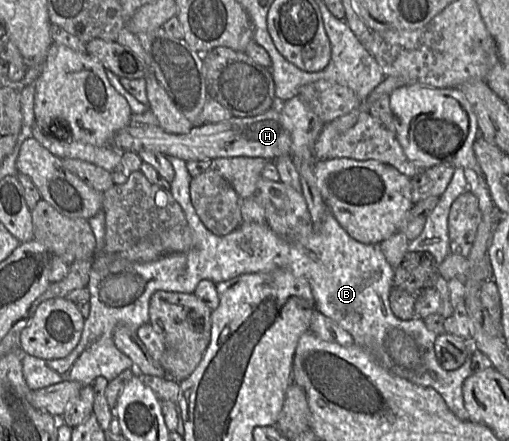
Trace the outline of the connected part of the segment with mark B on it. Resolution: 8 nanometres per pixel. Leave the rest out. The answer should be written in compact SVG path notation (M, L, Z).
M176 157L168 158L174 169L169 191L182 208L191 228L192 248L186 252L163 254L145 263L103 254L104 214L101 211L90 218L96 238L95 254L97 251L99 254L93 259L90 280L86 286L90 292L90 312L85 319L80 341L68 356L61 359L47 360L22 354L22 373L30 390L65 381L89 386L97 377L111 381L123 371L135 369L132 360L115 346L113 333L117 326L127 326L136 331L149 323L149 303L156 291L193 293L202 280L217 284L245 273L286 269L308 281L315 309L351 334L355 343L366 349L381 366L414 384L434 389L459 419L468 420L462 387L465 379L474 373L470 358L458 369L443 369L434 350L438 334L426 327L424 319L414 317L402 320L395 316L390 307L395 269L378 245L364 244L352 238L329 211L319 228L307 239L298 241L281 238L267 223L254 222L242 223L225 236L214 235L204 226L191 203L192 177L186 162Z

